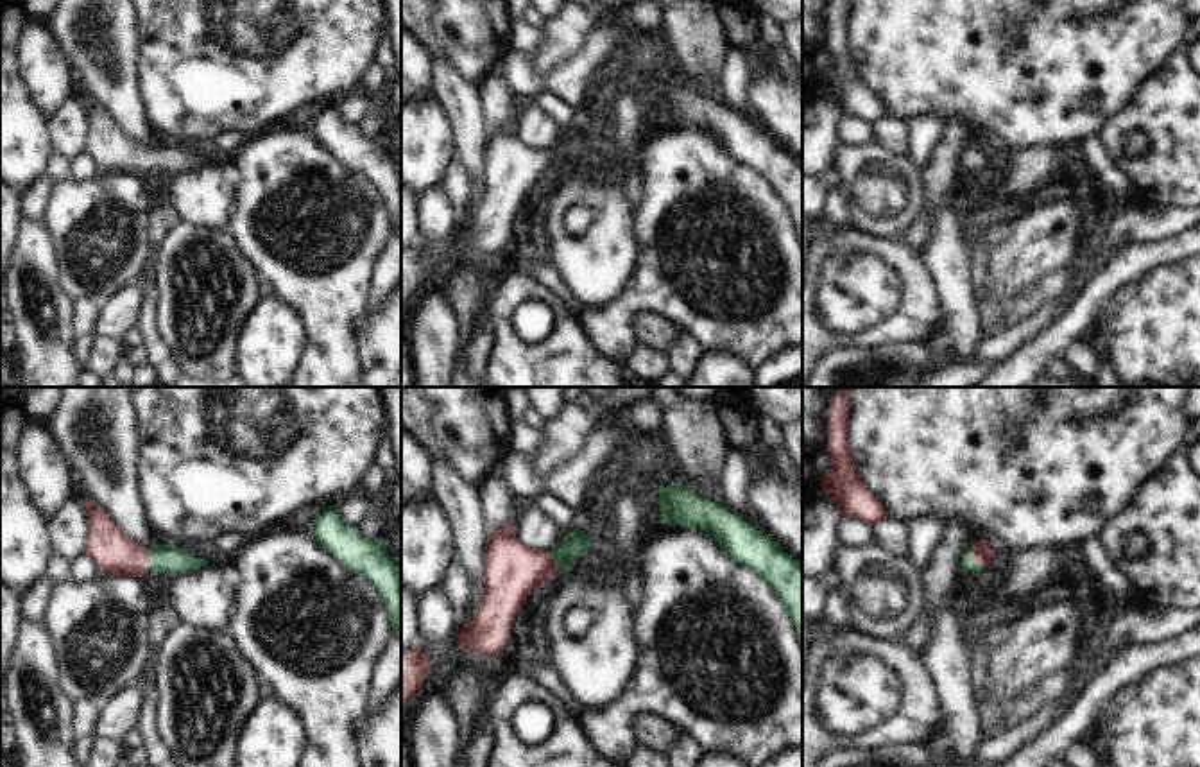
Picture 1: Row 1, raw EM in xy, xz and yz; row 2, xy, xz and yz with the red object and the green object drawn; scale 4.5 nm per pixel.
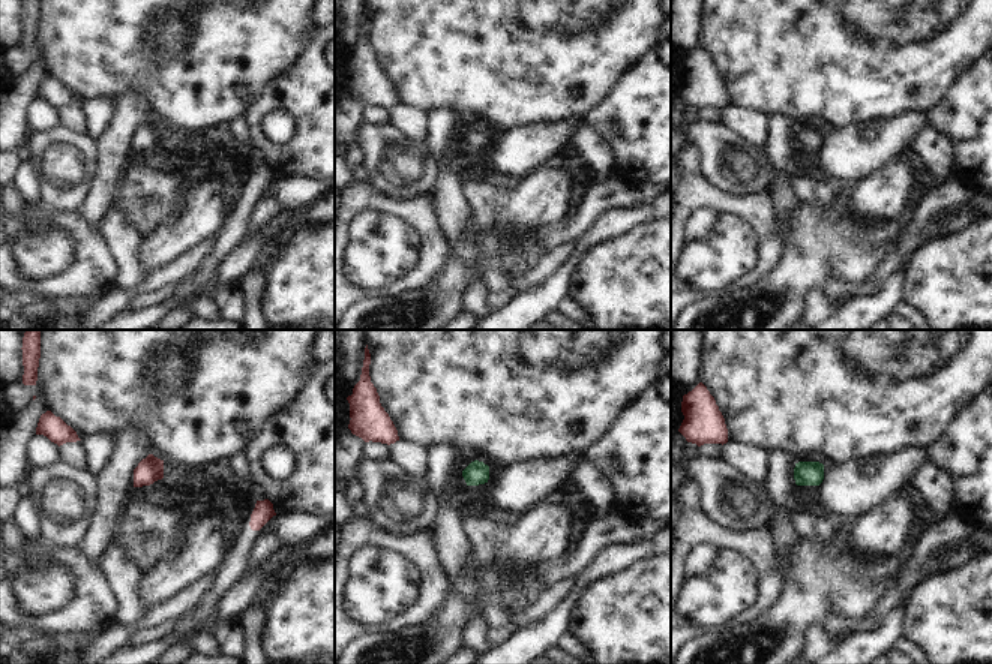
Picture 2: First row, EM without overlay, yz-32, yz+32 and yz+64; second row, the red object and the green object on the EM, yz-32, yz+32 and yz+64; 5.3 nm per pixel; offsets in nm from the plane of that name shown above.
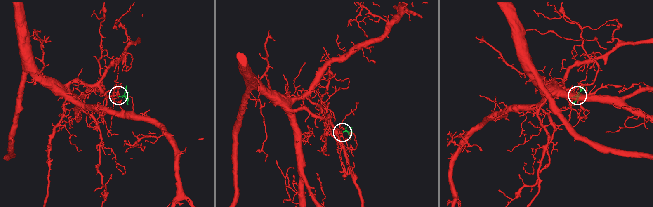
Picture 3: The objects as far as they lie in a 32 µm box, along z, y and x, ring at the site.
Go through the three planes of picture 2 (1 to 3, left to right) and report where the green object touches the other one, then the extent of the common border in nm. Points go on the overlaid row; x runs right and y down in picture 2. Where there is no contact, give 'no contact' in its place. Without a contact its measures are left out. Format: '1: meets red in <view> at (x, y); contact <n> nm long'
1: no contact
2: no contact
3: no contact

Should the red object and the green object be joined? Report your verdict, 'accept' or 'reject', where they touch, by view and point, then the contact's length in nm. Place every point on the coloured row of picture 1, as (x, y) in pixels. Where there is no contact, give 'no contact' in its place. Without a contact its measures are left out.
accept | yz (975, 561) | 110 nm

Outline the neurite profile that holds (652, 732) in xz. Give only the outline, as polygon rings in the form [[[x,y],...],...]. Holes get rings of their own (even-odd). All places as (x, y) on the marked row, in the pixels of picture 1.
[[[639,713],[632,720],[632,731],[639,742],[656,753],[668,754],[681,737],[681,731],[663,717]]]

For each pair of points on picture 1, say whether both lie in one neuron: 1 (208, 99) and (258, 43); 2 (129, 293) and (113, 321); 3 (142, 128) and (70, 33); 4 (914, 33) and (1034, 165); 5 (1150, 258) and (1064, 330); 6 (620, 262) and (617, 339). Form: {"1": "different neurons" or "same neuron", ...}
{"1": "same neuron", "2": "same neuron", "3": "same neuron", "4": "different neurons", "5": "same neuron", "6": "different neurons"}

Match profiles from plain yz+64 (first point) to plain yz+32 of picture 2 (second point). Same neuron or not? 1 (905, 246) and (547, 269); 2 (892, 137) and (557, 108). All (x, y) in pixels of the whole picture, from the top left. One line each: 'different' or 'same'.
1: same
2: different

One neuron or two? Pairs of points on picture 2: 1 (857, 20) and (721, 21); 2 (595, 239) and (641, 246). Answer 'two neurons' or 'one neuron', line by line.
1: one neuron
2: two neurons

